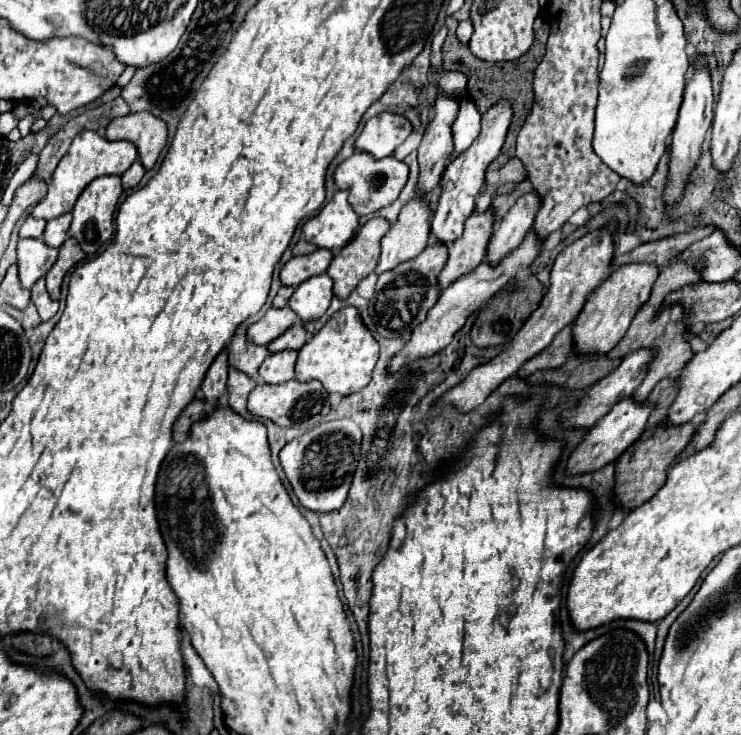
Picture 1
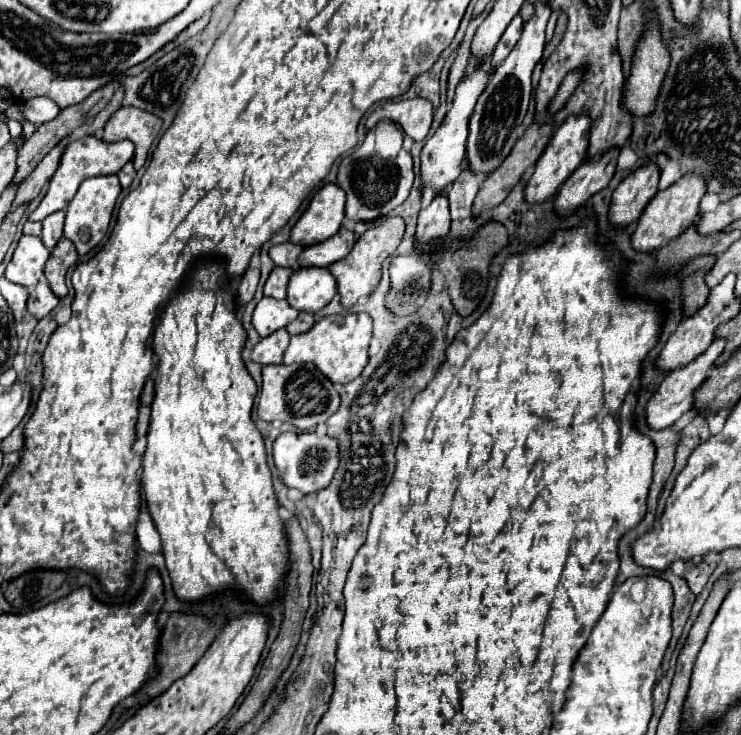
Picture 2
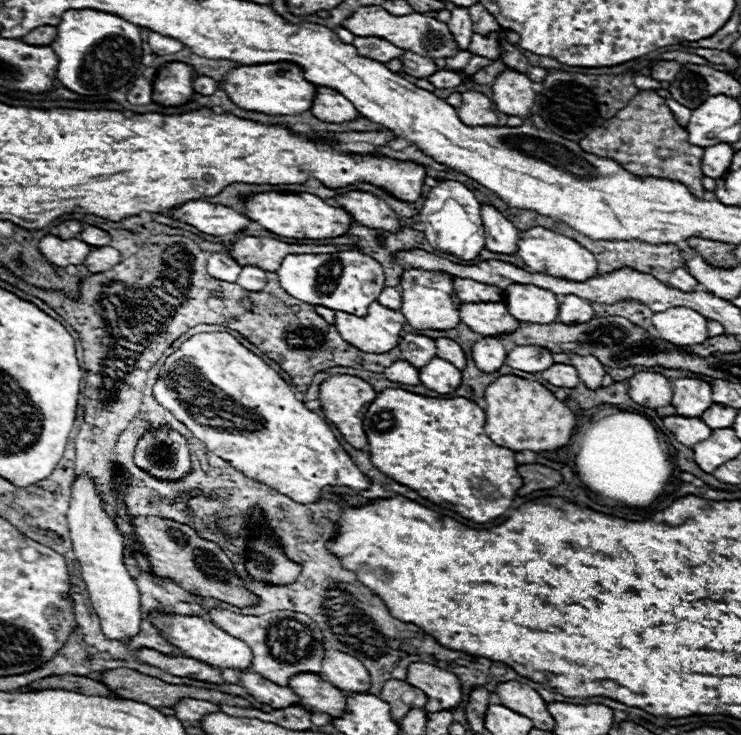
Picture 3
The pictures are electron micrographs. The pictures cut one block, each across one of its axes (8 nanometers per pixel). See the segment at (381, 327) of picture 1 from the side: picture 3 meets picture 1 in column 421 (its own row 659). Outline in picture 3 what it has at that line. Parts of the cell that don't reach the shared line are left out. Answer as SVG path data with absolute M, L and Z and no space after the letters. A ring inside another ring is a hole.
M204 598L204 606L210 610L210 622L218 624L224 632L230 632L230 636L246 642L254 652L252 670L260 676L266 676L266 680L274 684L288 686L292 676L310 672L318 674L322 670L322 658L324 658L324 634L310 620L310 616L302 616L302 612L290 612L290 610L276 610L262 616L244 616L234 614L228 610L220 610L212 598Z

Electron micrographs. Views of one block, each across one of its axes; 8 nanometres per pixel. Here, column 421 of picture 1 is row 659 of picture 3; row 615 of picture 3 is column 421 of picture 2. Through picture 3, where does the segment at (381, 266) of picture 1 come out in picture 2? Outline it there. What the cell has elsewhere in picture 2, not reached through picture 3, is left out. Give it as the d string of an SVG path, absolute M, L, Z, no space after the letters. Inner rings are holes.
M488 64L476 66L472 68L456 86L456 94L452 100L452 108L448 110L444 122L440 124L440 128L434 132L434 136L424 144L422 148L422 184L428 186L432 184L434 192L442 192L450 182L454 182L460 172L462 172L462 160L466 158L466 140L468 140L468 122L472 116L472 110L480 98L480 92L484 92L484 86L488 84L492 72L488 68Z

